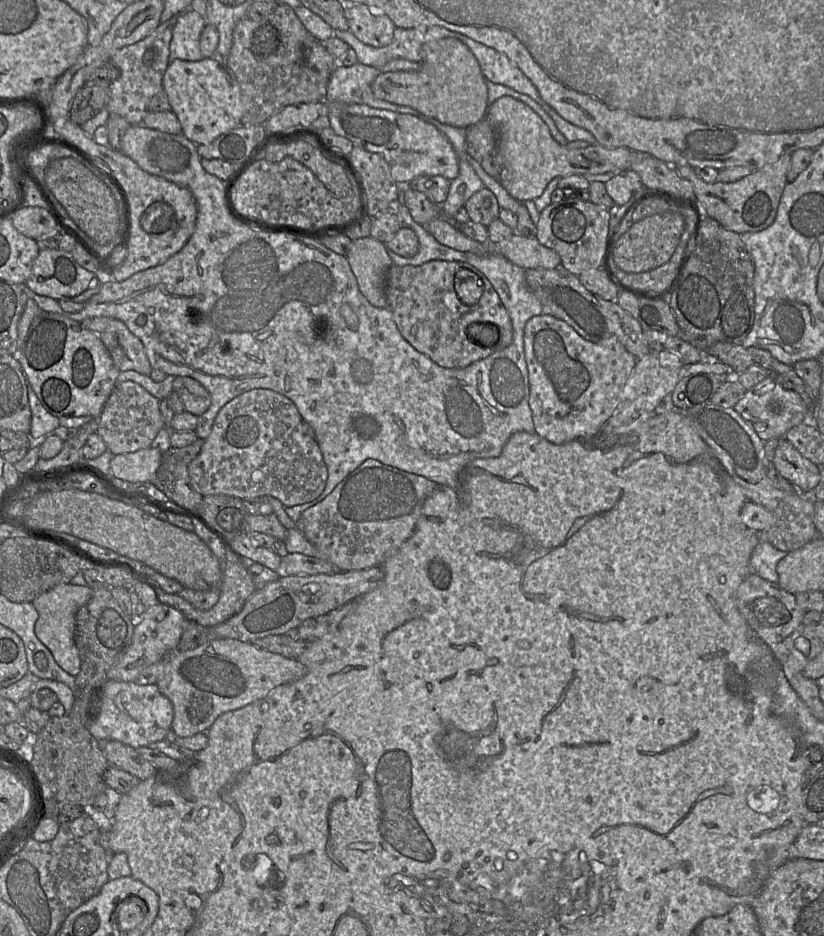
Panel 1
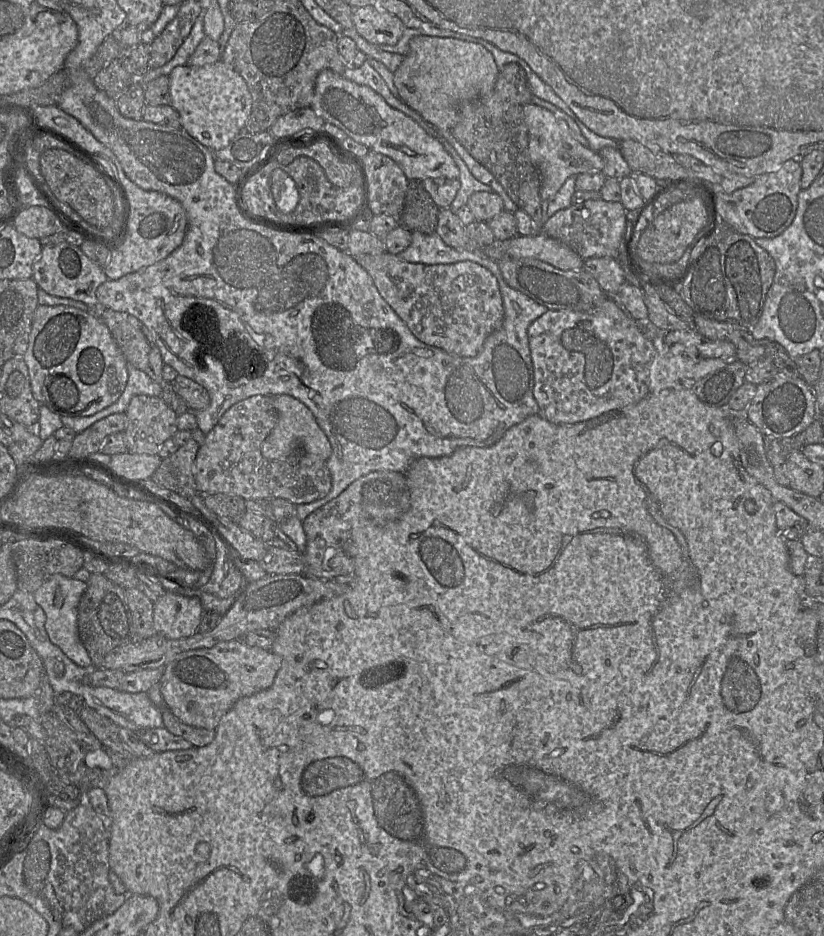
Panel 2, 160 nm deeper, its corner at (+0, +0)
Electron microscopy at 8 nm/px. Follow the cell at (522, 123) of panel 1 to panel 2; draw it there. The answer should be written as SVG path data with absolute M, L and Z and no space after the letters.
M532 103L523 107L523 115L528 128L529 156L541 175L540 197L542 201L550 201L571 176L602 172L603 158L599 153L575 140L565 121L555 117L547 109Z

